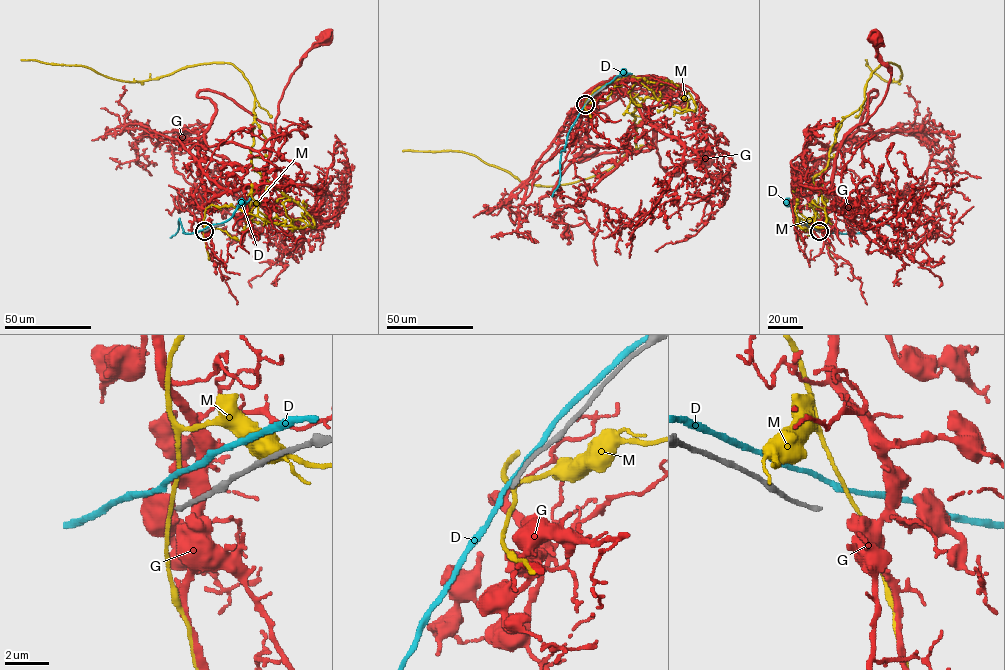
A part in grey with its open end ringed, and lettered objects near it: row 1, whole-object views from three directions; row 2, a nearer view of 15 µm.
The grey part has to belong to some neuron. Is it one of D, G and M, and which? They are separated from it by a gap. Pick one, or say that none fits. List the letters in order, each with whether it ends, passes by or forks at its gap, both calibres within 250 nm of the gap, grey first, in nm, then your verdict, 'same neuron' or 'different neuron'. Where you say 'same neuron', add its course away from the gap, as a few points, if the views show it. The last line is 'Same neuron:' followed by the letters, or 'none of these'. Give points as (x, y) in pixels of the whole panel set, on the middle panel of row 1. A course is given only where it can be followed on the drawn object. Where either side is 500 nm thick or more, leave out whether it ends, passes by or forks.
D: it passes by; 180 nm thick on the grey side, 220 nm on the other; different neuron
G: 180 nm thick on the grey side, 600 nm on the other; different neuron
M: it passes by; 180 nm thick on the grey side, 160 nm on the other; different neuron
Same neuron: none of these

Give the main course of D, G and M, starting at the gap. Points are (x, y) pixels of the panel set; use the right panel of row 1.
D: (821, 230), (799, 220), (787, 202)
G: (822, 232), (819, 207), (799, 192), (829, 188), (843, 138), (882, 102), (891, 71), (877, 55), (874, 38)
M: (821, 230), (794, 209), (798, 226), (824, 227), (812, 179), (841, 121), (881, 64), (901, 77), (867, 59)

